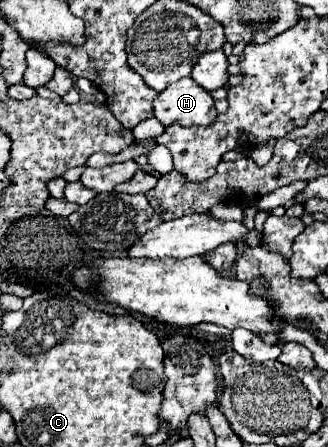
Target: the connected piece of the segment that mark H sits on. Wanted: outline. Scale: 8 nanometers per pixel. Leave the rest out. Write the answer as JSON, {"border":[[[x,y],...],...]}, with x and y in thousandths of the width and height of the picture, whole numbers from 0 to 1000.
{"border":[[[552,174],[509,192],[466,228],[473,264],[497,277],[631,282],[662,268],[649,219],[588,174]]]}

